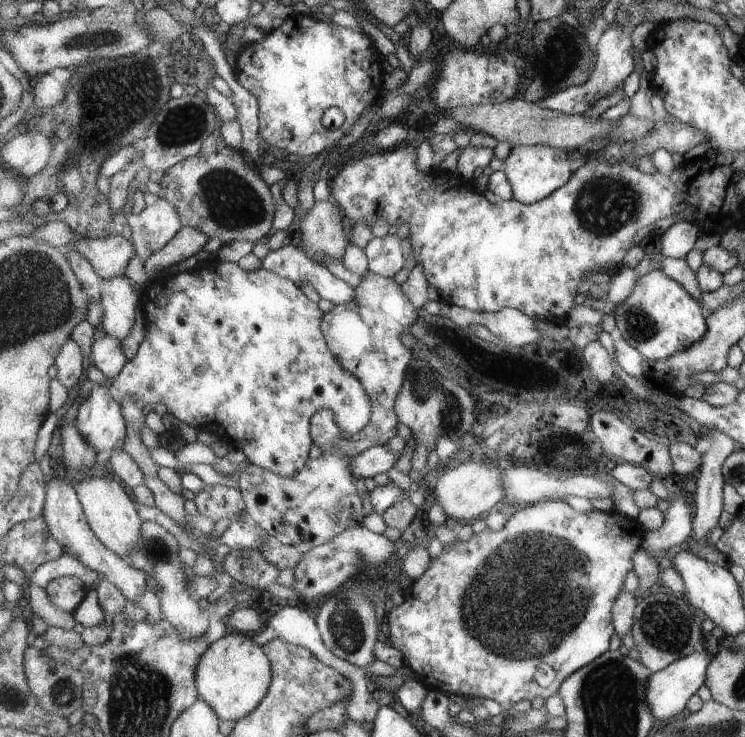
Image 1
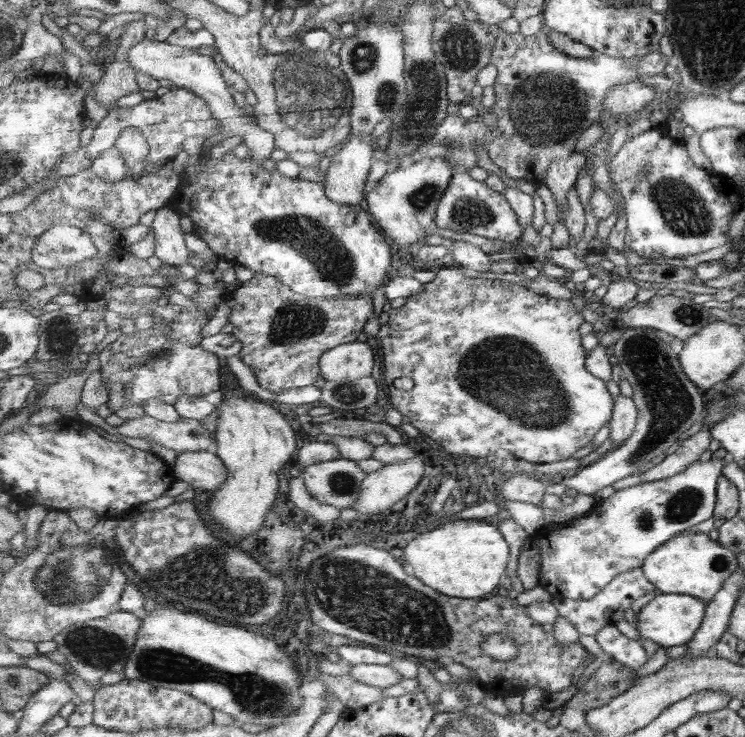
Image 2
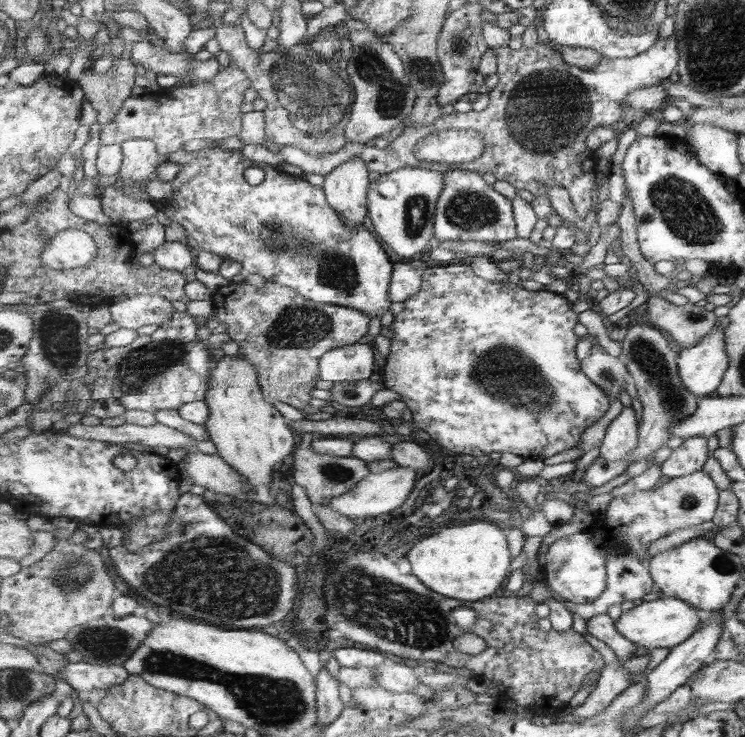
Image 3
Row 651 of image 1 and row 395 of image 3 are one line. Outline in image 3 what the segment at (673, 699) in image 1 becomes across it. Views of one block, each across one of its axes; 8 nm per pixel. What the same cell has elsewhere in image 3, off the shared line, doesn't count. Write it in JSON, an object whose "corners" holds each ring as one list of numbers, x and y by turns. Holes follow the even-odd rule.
{"corners":[[717,326,693,348,681,348,678,370,689,391,699,397,715,392,729,368,725,329]]}

